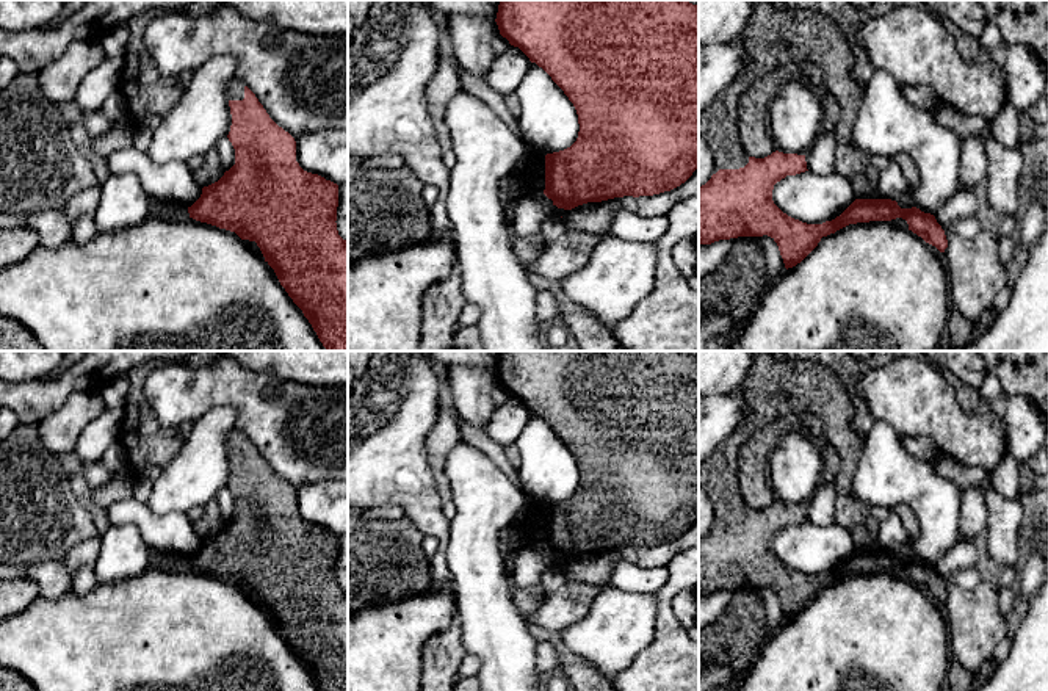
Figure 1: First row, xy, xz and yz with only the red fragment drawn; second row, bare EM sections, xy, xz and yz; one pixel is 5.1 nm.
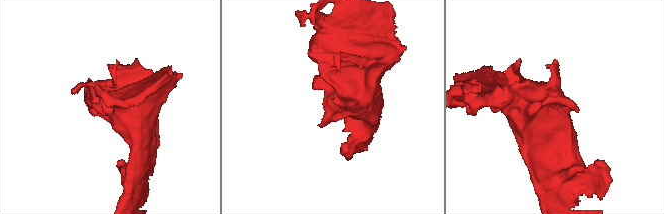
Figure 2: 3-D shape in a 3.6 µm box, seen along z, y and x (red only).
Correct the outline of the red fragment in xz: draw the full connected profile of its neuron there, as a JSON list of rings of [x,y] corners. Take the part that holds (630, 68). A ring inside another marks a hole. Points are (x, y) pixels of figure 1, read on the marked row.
[[[500,0],[495,19],[500,34],[519,47],[531,63],[542,67],[573,103],[580,132],[576,141],[545,155],[544,194],[553,205],[572,210],[587,202],[623,196],[653,196],[685,183],[699,168],[699,6],[688,0]]]

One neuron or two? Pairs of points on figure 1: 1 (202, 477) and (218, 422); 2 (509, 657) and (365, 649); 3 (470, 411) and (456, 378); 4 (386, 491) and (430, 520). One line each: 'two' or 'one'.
1: one
2: two
3: one
4: one

